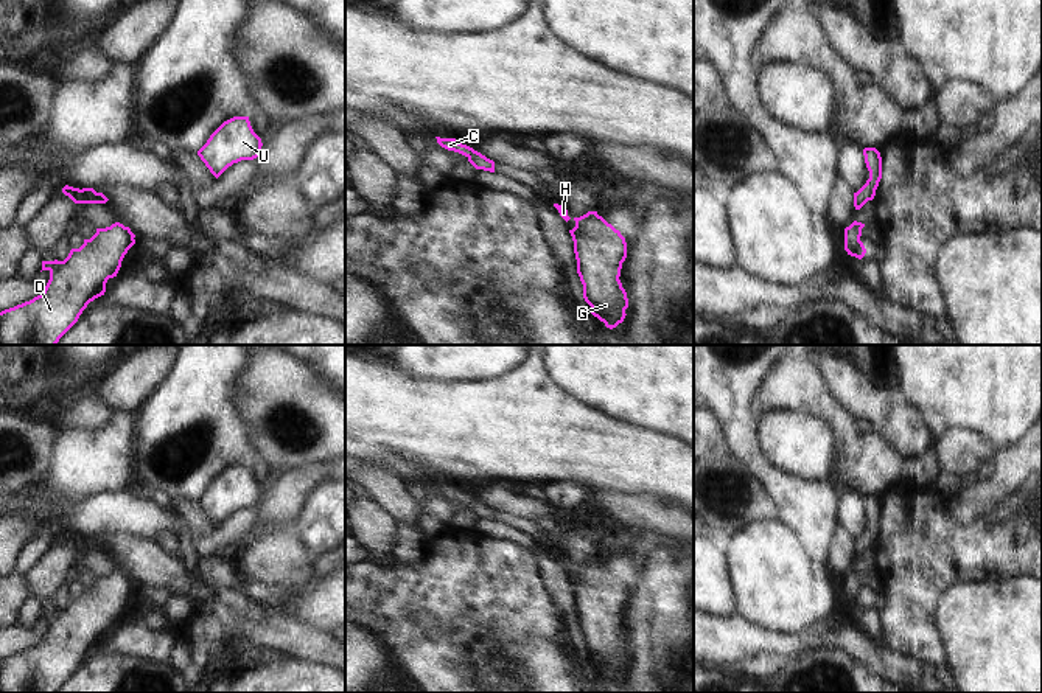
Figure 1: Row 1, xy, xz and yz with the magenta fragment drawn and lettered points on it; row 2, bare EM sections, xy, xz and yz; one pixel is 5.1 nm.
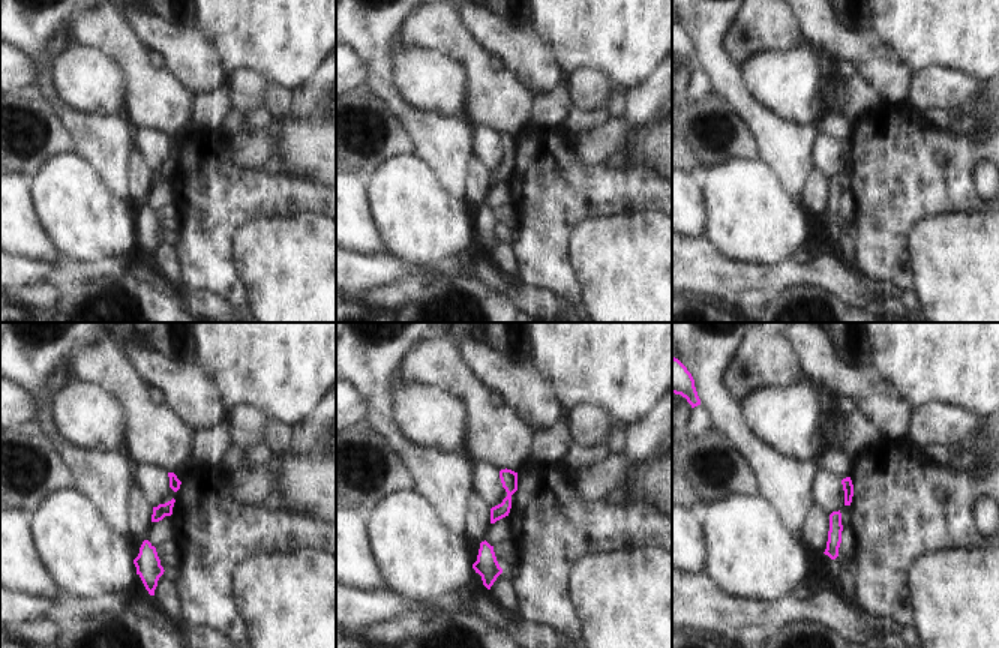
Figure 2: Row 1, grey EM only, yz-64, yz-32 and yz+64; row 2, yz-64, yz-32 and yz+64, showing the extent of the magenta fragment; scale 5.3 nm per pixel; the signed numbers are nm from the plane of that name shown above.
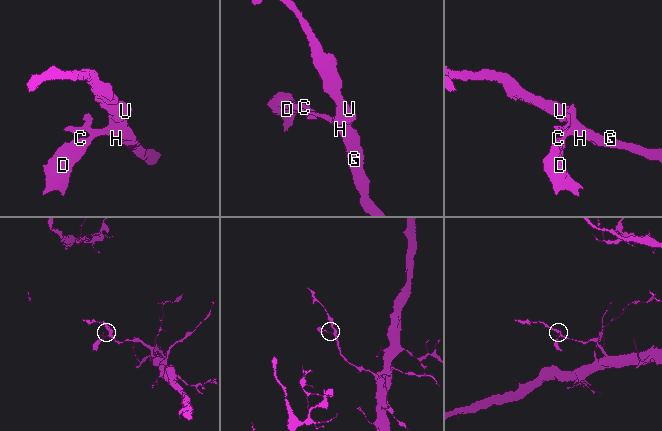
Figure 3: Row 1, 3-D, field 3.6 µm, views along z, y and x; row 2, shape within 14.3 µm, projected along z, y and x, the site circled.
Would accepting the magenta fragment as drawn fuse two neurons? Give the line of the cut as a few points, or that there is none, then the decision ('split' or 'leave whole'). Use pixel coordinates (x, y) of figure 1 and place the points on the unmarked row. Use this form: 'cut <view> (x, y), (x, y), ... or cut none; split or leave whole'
cut none; leave whole

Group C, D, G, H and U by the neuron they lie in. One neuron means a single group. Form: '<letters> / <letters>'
C D G H U

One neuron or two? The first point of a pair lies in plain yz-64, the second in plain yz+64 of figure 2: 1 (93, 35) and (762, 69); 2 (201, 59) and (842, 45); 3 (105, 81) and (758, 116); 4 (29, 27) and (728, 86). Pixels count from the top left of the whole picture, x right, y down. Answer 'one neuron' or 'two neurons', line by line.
1: two neurons
2: one neuron
3: two neurons
4: one neuron

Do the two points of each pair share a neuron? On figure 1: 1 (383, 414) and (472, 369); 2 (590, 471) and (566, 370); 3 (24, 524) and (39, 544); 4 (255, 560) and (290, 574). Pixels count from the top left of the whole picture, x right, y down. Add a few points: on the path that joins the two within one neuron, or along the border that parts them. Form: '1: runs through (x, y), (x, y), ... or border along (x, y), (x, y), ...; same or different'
1: border along (412, 373), (440, 379), (486, 379); different
2: border along (546, 372), (569, 393), (605, 414); different
3: border along (56, 538), (41, 530), (16, 557); different
4: runs through (263, 560), (276, 560), (282, 566); same

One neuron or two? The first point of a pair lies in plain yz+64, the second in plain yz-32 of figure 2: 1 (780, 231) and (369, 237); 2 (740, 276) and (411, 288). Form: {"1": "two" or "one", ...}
{"1": "two", "2": "two"}

